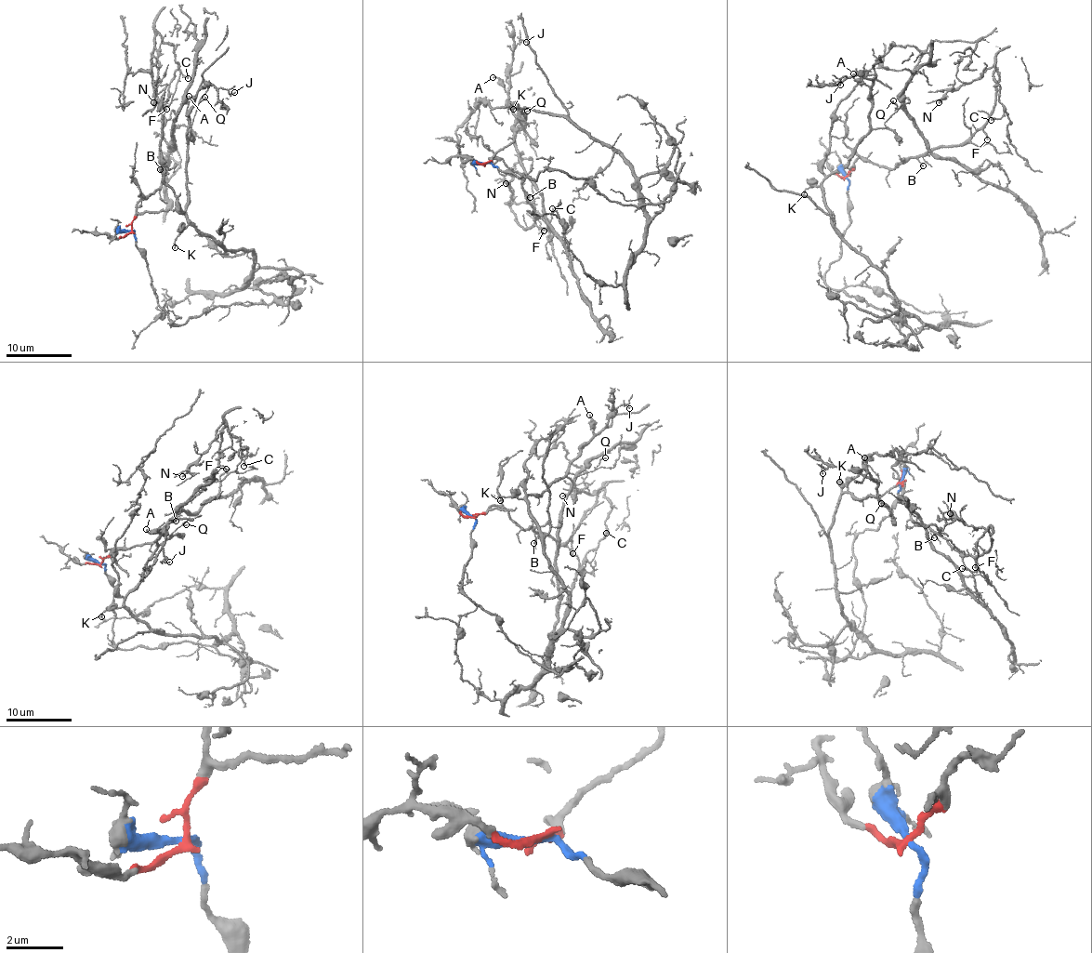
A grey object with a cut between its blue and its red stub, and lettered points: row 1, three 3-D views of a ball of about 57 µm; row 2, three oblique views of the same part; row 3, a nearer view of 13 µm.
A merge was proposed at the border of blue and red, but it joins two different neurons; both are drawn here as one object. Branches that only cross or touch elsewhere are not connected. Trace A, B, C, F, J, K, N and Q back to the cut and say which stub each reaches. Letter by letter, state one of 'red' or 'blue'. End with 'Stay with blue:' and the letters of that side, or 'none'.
A: blue
B: red
C: red
F: red
J: blue
K: blue
N: red
Q: blue
Stay with blue: A, J, K, Q

